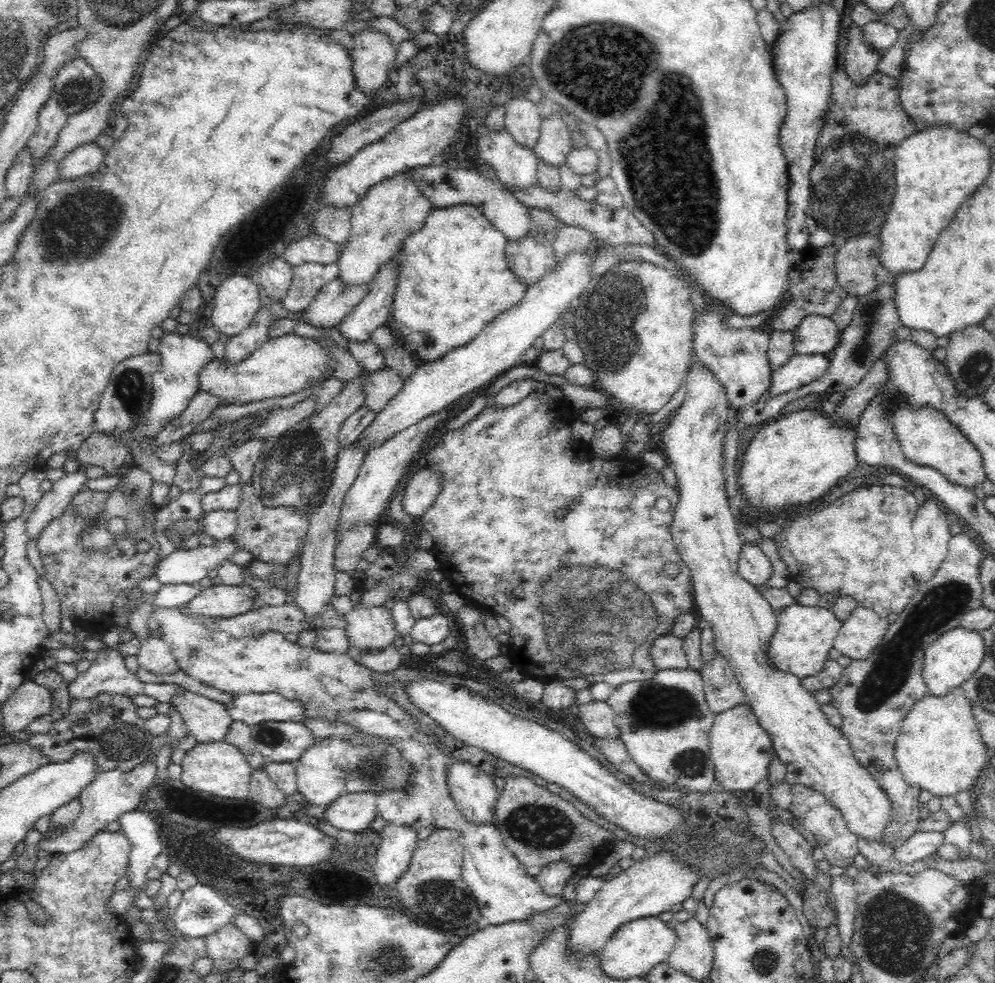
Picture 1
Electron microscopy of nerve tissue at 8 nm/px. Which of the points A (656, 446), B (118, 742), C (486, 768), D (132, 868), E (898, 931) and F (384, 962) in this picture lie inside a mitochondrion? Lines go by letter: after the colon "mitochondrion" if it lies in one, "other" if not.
A: other
B: mitochondrion
C: other
D: other
E: mitochondrion
F: mitochondrion

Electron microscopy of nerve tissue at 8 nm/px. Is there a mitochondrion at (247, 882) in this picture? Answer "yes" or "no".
no

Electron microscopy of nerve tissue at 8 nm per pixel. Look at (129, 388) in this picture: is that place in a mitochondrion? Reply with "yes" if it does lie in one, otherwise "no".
yes

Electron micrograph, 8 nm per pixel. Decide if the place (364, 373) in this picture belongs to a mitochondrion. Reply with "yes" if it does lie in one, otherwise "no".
no

